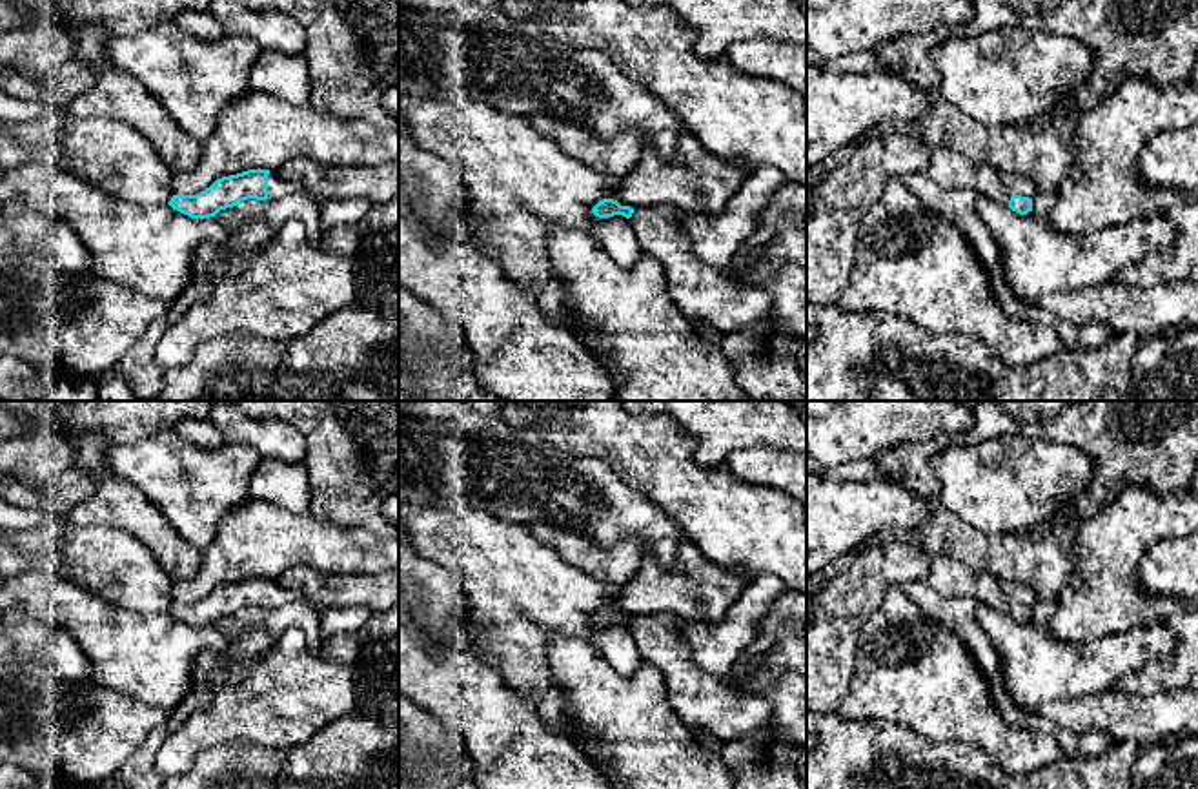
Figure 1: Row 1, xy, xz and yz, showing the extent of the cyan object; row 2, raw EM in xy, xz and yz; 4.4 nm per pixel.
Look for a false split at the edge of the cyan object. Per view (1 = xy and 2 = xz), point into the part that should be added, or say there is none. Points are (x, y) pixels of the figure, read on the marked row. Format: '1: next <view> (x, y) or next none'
1: next xy (277, 188)
2: next none

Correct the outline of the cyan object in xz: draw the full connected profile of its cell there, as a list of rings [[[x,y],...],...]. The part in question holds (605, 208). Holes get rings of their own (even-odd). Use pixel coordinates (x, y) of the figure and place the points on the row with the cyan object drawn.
[[[603,199],[599,200],[594,208],[592,208],[592,213],[599,219],[608,219],[608,217],[614,217],[614,215],[623,215],[626,219],[632,217],[634,213],[634,208],[630,206],[621,206],[617,200],[614,199]]]

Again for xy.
[[[259,168],[217,179],[197,195],[173,195],[168,204],[191,219],[209,219],[248,199],[279,200],[299,190],[304,191],[300,186],[280,179],[277,171]]]

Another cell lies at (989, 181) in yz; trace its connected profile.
[[[950,148],[930,153],[929,175],[945,190],[974,190],[1000,206],[1009,206],[1012,197],[1003,184],[1003,171],[985,164],[972,164]]]

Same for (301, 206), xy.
[[[293,191],[279,200],[248,199],[233,208],[220,210],[215,219],[231,233],[255,222],[280,228],[289,220],[299,220],[311,242],[320,242],[324,233],[320,224],[319,200],[308,191]]]

